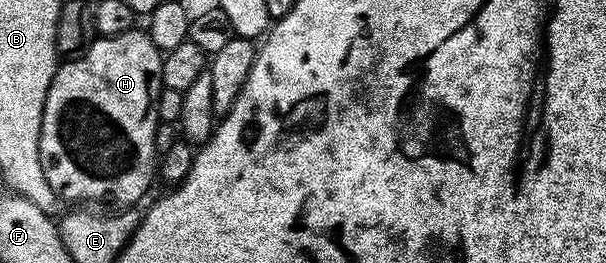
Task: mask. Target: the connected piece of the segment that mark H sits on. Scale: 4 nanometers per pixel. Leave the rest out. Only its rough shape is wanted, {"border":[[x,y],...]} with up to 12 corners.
{"border":[[98,37],[54,72],[38,140],[63,202],[156,181],[163,50]]}

